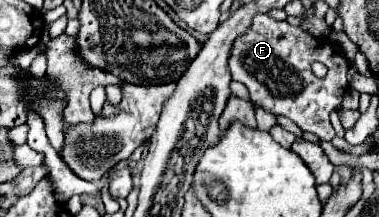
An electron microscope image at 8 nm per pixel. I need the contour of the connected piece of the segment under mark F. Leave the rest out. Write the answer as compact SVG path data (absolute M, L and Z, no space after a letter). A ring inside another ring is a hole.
M256 16L250 30L234 42L228 64L232 80L242 82L248 88L250 100L256 106L274 116L290 118L304 132L312 132L320 140L332 140L336 136L330 124L330 112L340 106L342 96L348 90L346 72L350 68L350 62L336 46L310 36L300 26L290 26L272 16ZM314 60L326 64L328 74L324 78L314 76Z

